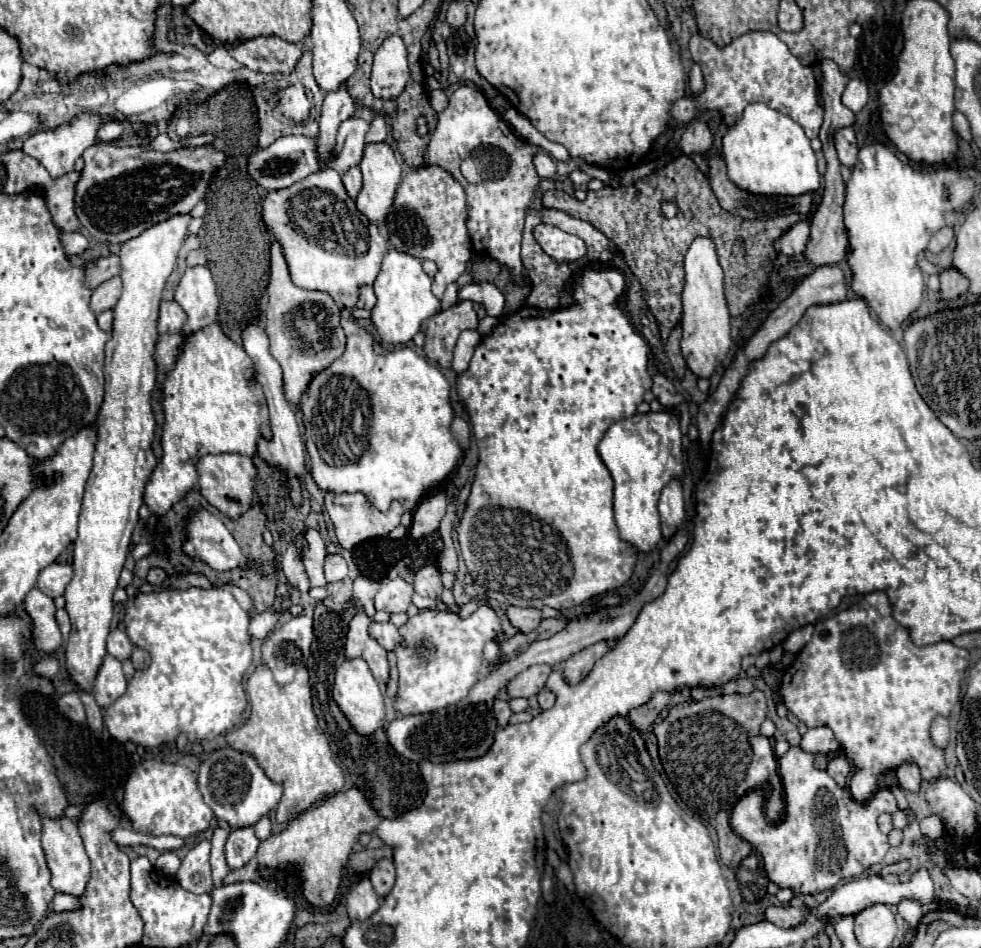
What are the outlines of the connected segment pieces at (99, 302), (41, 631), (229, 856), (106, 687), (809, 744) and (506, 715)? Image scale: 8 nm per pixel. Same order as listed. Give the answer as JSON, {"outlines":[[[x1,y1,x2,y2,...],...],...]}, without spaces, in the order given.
{"outlines":[[[112,277,108,281,104,281,102,285,98,285,92,293,92,299,90,299,90,309,98,315,106,309,114,309,116,301,120,299,120,293,122,293,122,281,120,277]],[[34,587,24,599,24,609,32,619,34,649,48,655,56,653,56,649,62,645,62,635,54,619,54,601]],[[242,827,242,829,234,829,226,841,226,863,228,867,240,869,244,867,258,849,258,837,254,835,252,827]],[[106,655,96,681,94,681,94,697,100,707,108,707,126,691,126,679,122,673,122,665,116,657]],[[816,727,816,729,808,729,802,735,800,749,816,755,816,753,836,753,840,749,840,745,834,739,832,729,828,729,828,727]],[[496,699,496,701,494,701,494,715,496,715,498,727,506,727,506,725,508,725,508,719,510,719,510,715,512,715,510,705,508,705,506,701,502,701,502,699]]]}

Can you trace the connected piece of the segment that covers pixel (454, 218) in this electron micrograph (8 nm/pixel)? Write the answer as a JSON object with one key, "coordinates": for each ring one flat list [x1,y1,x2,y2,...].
{"coordinates":[[426,165,408,171,396,191,392,211,386,219,388,241,396,251,410,251,416,259,430,259,438,265,432,291,440,299,446,285,456,281,472,257,472,243,468,239,468,203,462,185,442,167]]}

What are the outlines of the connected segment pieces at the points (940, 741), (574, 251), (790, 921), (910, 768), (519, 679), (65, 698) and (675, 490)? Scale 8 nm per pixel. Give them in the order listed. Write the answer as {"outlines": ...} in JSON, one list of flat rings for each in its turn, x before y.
{"outlines":[[[936,717,934,723,932,723,932,739,934,739,934,743,944,749,946,743,948,743,948,735,950,735,948,721,944,717]],[[556,227,540,229,540,247,556,261,576,261,586,255,586,245,580,237,564,233]],[[768,907,764,917,778,927,790,929,790,927,796,927,804,921,804,911,796,909,796,907]],[[914,763,902,765,902,767,896,771,896,775,898,775,900,787,906,789,906,791,910,791,910,793,916,793,916,791,920,789,920,785,922,785,920,771,918,771,918,767,916,767]],[[532,665,514,677,508,683,506,691,512,699,514,697,532,697,546,685,546,679,550,673,552,673,550,665]],[[70,691,70,693,64,693,56,699,56,705,58,709,62,711,64,717,68,717,72,723,86,723,86,711,84,711,84,705,80,701,80,695,76,691]],[[678,479,670,481,660,497,660,527,666,539,672,539,678,525,684,521,684,499,682,499,682,483]]]}

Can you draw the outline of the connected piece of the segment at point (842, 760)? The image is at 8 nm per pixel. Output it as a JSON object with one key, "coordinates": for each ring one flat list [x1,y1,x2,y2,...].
{"coordinates":[[838,755,838,757,834,757,828,763,828,773,836,779,836,783,840,787,846,787,848,785,848,779,852,775,852,765,850,765,850,761,844,755]]}

